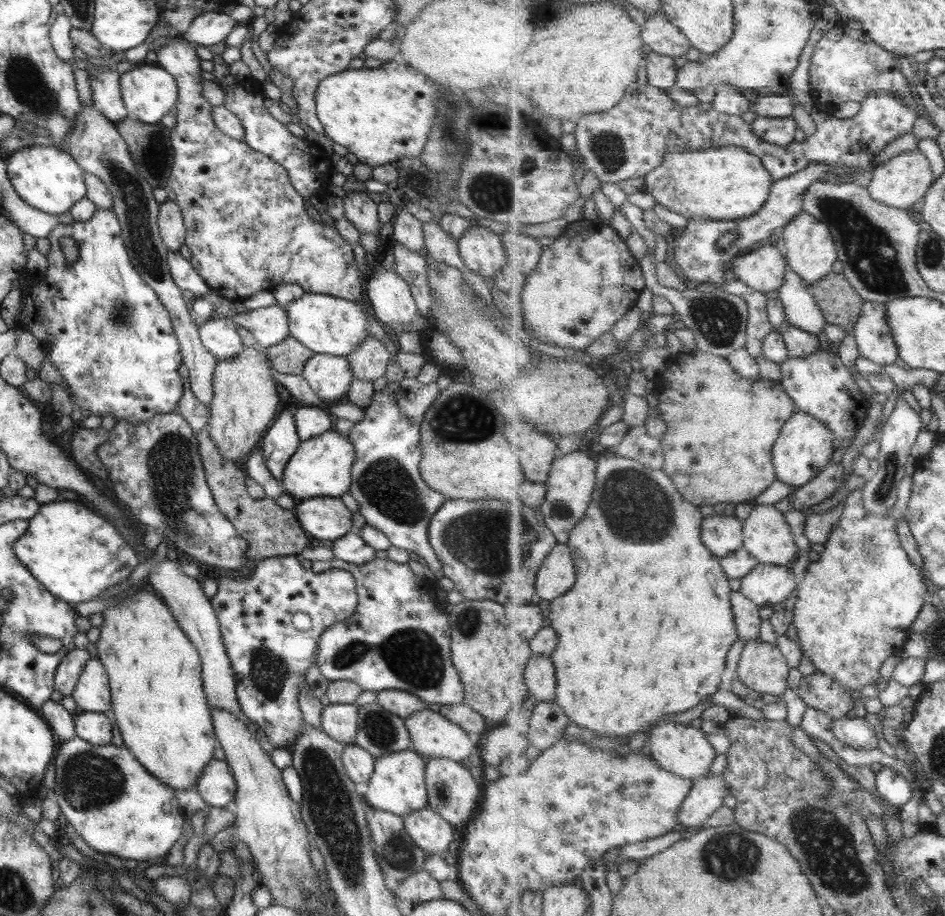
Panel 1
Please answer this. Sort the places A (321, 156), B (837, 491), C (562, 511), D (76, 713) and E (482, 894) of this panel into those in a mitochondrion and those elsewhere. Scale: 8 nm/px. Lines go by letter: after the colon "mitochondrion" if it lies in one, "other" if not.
A: other
B: other
C: mitochondrion
D: other
E: other

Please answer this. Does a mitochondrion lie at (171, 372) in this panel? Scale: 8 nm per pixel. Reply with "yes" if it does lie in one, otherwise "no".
no

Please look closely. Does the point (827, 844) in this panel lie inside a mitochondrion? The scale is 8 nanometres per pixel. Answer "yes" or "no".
yes

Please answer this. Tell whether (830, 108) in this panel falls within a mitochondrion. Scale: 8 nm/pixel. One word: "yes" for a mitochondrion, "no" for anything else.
no

